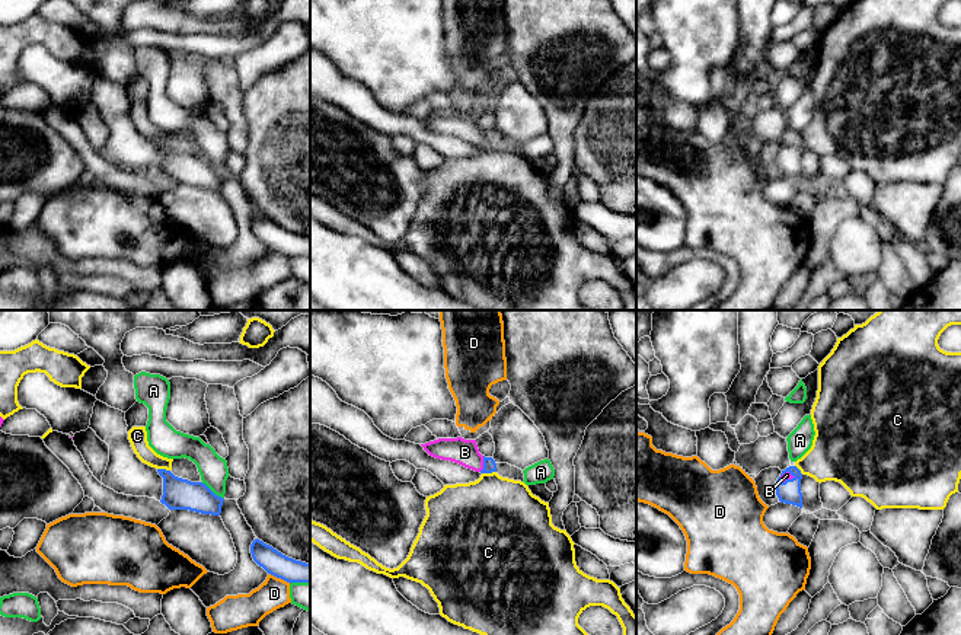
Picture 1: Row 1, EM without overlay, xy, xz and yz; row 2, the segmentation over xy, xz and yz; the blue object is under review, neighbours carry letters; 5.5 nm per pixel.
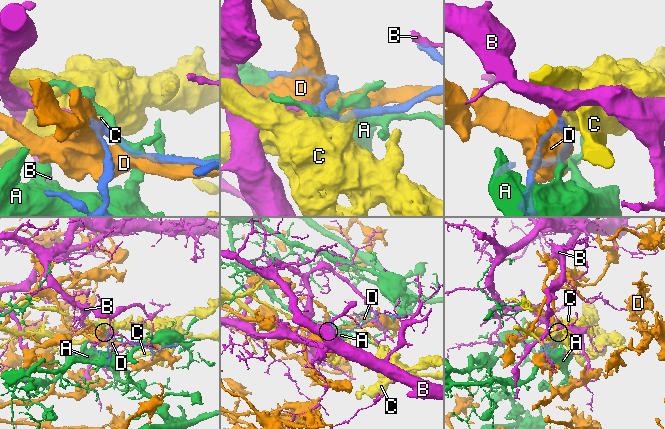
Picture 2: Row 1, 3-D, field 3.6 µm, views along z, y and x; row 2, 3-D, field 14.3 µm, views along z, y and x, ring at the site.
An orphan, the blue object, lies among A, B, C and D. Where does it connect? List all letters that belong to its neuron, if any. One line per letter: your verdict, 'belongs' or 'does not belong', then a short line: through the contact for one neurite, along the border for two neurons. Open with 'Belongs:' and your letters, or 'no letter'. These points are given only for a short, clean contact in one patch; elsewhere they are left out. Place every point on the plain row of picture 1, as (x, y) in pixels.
Belongs: B
A: does not belong
B: belongs; line xz (489, 139), (484, 137), (465, 125)
C: does not belong; line xz (495, 144), (482, 147)
D: does not belong

